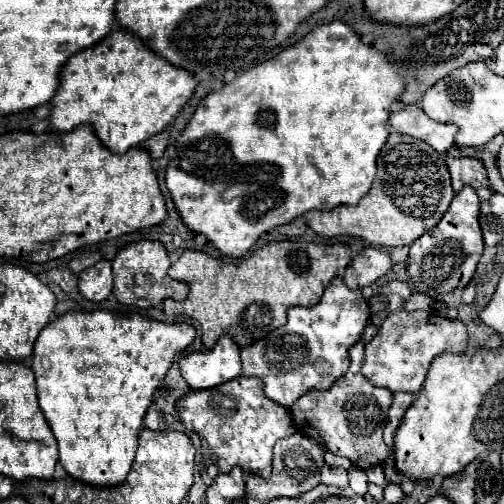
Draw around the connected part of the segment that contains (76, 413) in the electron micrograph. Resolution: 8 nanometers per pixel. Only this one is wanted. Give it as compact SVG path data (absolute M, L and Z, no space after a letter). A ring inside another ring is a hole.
M112 311L64 313L40 331L32 355L38 403L58 441L59 462L68 475L100 487L114 487L126 481L134 463L142 419L154 391L174 357L194 341L194 335L196 331L188 323L160 323L138 313L122 315Z

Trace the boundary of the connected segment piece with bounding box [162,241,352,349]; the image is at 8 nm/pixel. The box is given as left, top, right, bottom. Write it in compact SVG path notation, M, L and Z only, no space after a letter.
M306 241L268 243L262 249L258 249L254 255L242 259L238 265L220 261L220 259L212 259L202 251L184 251L178 257L178 261L172 263L172 267L168 269L168 275L190 287L188 299L180 301L180 303L166 299L162 303L162 307L168 317L190 317L190 319L198 321L202 327L202 343L206 349L212 349L214 343L222 335L230 335L236 341L236 345L242 349L242 347L248 347L248 345L264 339L270 331L284 325L288 307L316 305L320 301L324 289L328 287L330 279L336 277L340 271L344 271L348 267L350 259L352 259L352 251L344 243L320 245L320 243L306 243Z

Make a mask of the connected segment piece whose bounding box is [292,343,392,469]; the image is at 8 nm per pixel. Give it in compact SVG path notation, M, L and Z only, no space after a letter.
M356 343L350 349L350 369L348 373L332 387L332 391L308 391L302 395L294 407L292 417L298 427L298 433L312 437L324 449L348 457L354 467L370 469L382 465L390 457L390 447L382 439L382 431L388 423L388 409L392 403L392 393L388 389L372 385L362 375L364 361L364 343Z

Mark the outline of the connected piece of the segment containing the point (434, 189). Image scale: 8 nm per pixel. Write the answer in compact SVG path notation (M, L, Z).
M390 133L378 155L378 181L356 207L338 207L334 211L308 211L306 225L320 237L350 235L368 241L374 247L412 245L446 213L454 197L450 173L444 155L436 153L428 143L402 133Z

